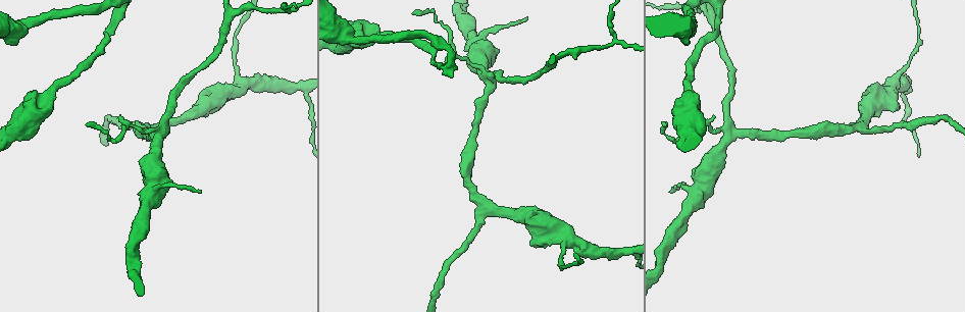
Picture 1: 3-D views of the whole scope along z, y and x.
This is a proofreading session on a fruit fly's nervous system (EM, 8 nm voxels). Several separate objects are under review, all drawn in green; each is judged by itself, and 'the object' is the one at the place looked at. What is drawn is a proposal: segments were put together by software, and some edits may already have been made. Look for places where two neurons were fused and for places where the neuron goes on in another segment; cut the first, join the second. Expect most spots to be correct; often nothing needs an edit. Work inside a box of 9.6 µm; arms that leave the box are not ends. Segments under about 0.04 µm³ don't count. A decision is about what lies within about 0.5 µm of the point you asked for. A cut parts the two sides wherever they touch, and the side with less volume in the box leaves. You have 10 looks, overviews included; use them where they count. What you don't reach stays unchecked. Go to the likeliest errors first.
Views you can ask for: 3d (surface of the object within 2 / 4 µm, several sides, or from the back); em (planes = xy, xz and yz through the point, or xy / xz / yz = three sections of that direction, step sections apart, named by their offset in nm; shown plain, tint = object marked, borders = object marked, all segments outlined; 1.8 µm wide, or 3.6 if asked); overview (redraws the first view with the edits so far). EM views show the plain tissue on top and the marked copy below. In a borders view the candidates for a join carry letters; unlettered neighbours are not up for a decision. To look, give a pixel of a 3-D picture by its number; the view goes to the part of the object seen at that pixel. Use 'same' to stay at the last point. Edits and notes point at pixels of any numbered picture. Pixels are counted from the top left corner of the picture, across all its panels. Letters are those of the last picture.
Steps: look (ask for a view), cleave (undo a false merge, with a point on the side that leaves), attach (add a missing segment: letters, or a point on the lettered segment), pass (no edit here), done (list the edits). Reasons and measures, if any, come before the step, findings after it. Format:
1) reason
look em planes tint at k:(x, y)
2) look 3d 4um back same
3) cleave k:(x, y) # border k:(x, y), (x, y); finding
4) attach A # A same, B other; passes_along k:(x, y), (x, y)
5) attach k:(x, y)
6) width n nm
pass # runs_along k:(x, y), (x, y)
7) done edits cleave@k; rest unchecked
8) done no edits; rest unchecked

two arms in line, one across
look 3d 4um at 1:(886, 90)

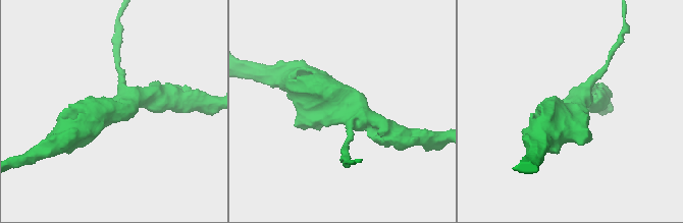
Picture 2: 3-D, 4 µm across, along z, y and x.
arms 3
look em planes tint at 2:(124, 108)

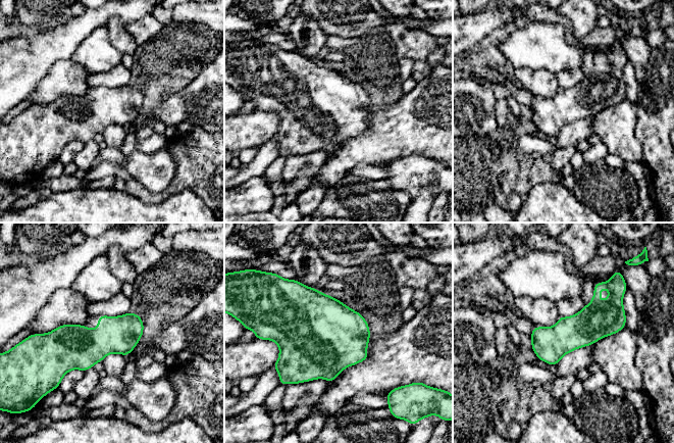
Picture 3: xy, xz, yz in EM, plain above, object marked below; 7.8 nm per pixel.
look em planes borders same

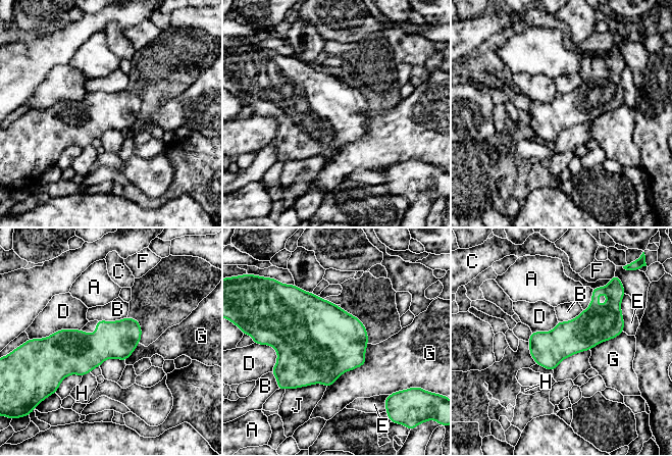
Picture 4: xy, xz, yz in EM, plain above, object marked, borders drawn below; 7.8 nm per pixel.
width 280 nm; longest_contact G 480 nm
pass # A other, B other, C other, D other, E other, F other, G other, H other, J other; all the same neuron

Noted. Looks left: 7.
thin end
look 3d 2um at 1:(673, 191)

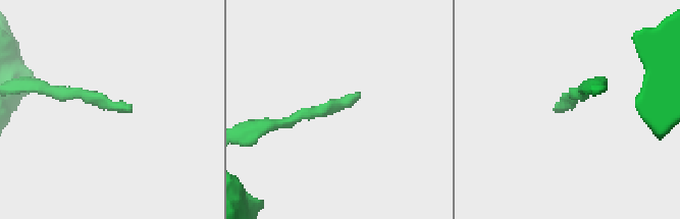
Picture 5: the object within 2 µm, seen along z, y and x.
need the tissue
look em xy step 4 tint at 5:(132, 111)

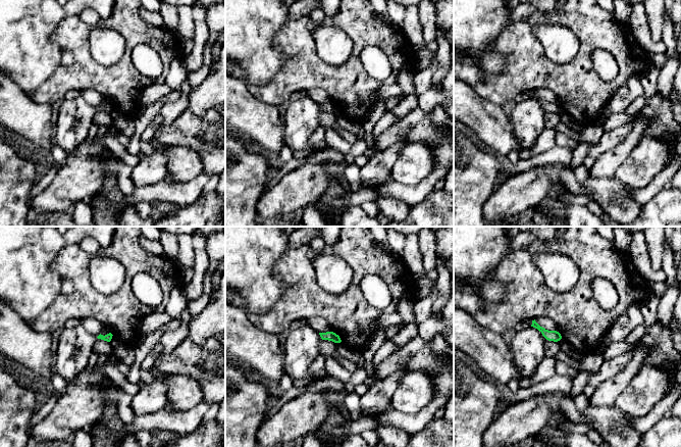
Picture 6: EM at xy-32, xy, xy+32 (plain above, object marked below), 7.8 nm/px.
look em planes borders same

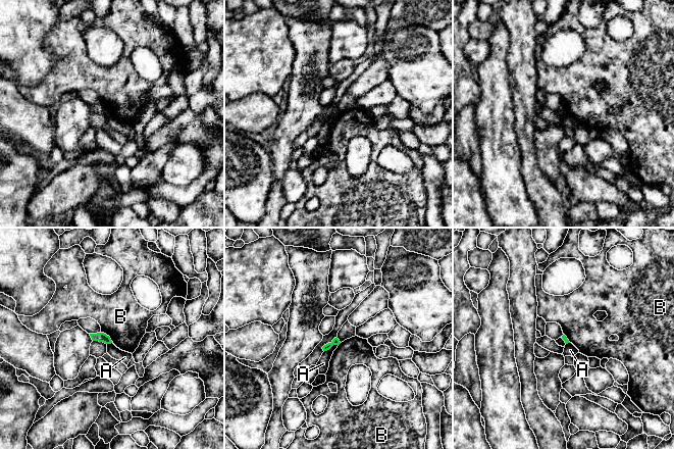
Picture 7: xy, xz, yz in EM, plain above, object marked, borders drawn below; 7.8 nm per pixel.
pass # A other, B other; border 7:(338, 344), (324, 351); none of them fits

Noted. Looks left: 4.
thick end
look em planes borders at 1:(33, 132)

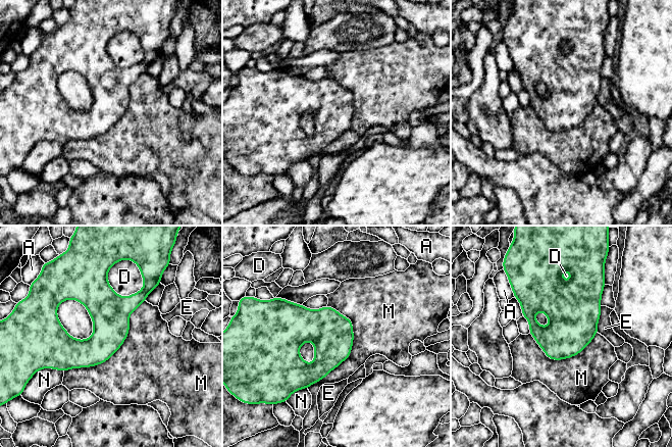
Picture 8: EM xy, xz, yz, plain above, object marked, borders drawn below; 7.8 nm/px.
width 280 nm
pass # A other, D other, E other, M other, N other; border 8:(145, 300), (105, 361), (64, 373); none of them fits

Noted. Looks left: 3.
abrupt turn
look em planes tint at 1:(280, 12)

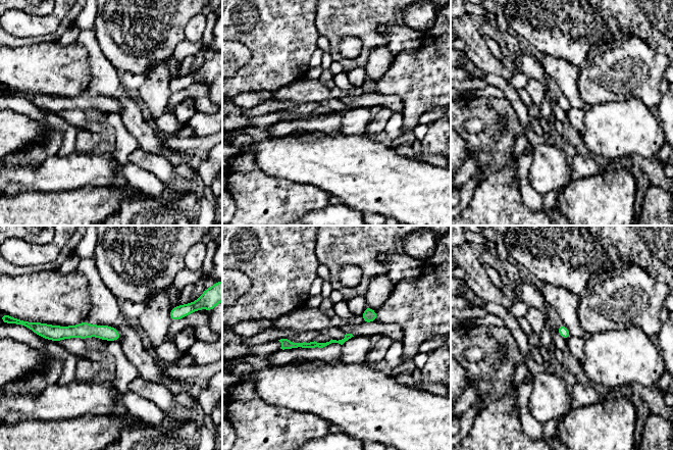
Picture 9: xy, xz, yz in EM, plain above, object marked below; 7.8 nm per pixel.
look em planes borders same

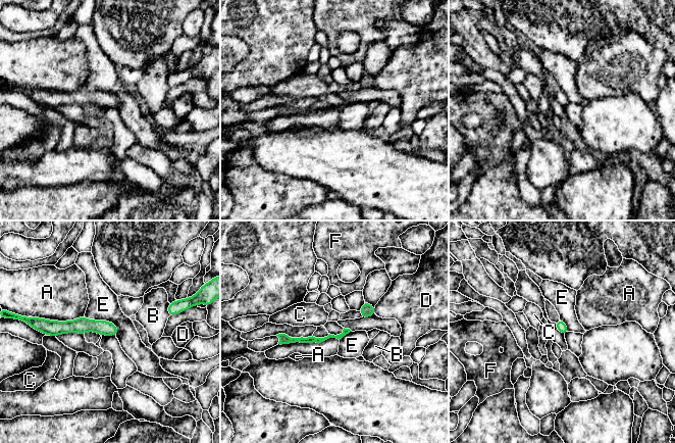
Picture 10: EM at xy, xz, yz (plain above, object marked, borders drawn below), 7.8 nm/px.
pass # A other, B other, C other, D other, E other, F other; runs_along 10:(45, 330), (98, 326), (115, 331); all the same neuron

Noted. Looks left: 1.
done no edits; rest unchecked

